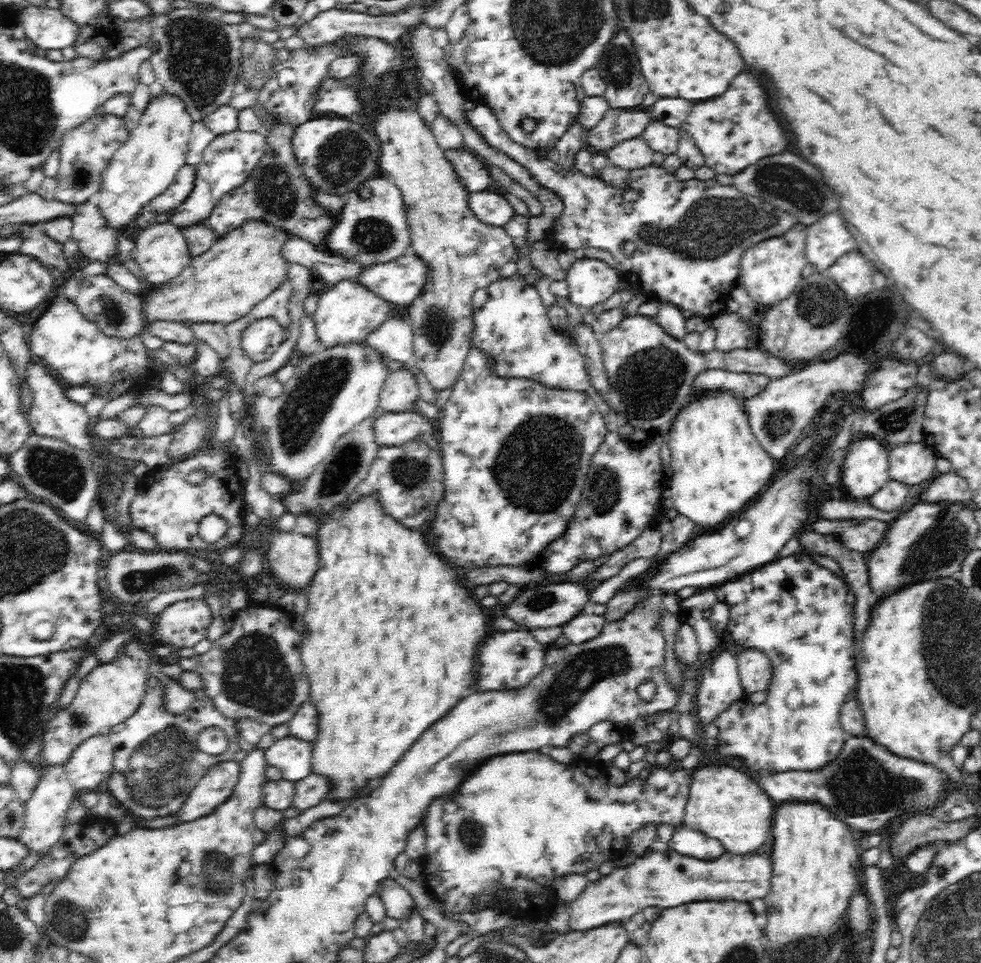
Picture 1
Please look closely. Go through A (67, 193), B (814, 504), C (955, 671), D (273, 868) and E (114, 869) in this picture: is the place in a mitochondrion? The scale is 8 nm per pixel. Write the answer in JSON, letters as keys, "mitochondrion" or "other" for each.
{"A":"other","B":"other","C":"mitochondrion","D":"other","E":"other"}

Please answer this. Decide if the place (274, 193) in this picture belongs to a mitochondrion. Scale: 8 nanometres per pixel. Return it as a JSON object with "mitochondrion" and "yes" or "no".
{"mitochondrion":"yes"}

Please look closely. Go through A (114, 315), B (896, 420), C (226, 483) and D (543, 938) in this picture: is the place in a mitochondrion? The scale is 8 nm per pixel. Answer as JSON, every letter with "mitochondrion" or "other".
{"A":"mitochondrion","B":"mitochondrion","C":"other","D":"other"}

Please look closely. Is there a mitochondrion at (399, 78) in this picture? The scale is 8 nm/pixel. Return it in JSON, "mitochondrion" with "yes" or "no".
{"mitochondrion":"no"}

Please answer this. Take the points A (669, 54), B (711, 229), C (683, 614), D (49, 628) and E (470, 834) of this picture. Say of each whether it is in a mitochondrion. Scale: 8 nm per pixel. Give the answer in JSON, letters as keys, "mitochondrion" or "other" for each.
{"A":"other","B":"mitochondrion","C":"other","D":"other","E":"mitochondrion"}

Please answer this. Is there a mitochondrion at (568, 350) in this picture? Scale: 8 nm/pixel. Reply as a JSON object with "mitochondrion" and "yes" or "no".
{"mitochondrion":"no"}

